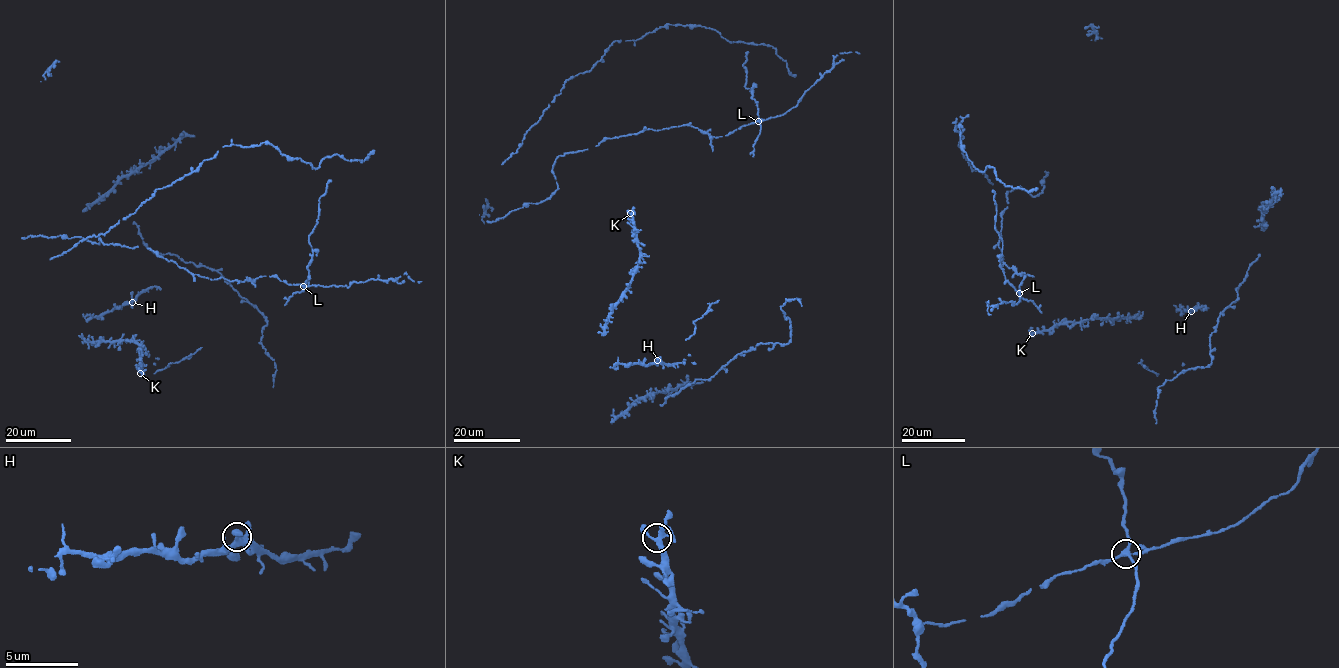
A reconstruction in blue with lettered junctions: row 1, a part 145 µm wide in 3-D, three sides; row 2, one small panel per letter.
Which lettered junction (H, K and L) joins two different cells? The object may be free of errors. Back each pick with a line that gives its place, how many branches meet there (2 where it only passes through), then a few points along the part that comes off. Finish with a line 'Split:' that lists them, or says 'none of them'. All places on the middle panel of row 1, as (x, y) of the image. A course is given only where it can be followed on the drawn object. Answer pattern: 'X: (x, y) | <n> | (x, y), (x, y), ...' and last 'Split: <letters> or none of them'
L: (758, 121) | 4 | (758, 121), (752, 87), (744, 86), (747, 73), (742, 64), (748, 51)
Split: L

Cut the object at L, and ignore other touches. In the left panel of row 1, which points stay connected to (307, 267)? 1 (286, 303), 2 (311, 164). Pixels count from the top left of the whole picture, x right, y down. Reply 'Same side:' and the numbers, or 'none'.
Same side: 1

